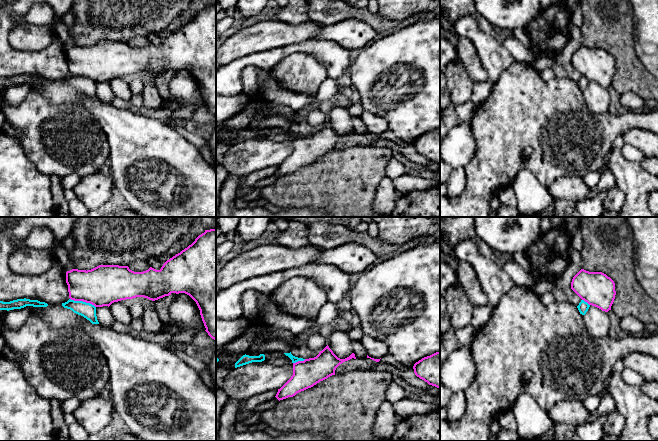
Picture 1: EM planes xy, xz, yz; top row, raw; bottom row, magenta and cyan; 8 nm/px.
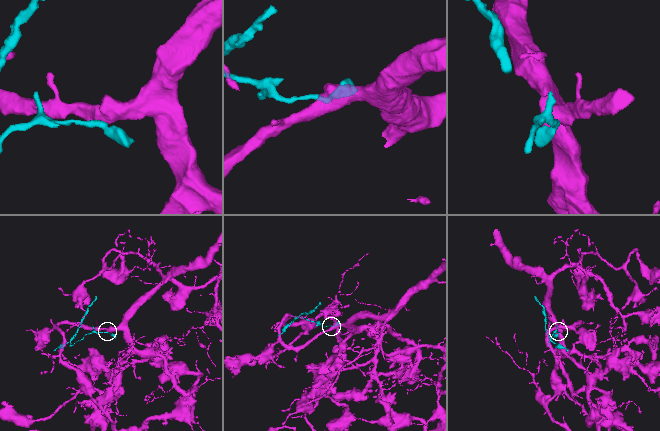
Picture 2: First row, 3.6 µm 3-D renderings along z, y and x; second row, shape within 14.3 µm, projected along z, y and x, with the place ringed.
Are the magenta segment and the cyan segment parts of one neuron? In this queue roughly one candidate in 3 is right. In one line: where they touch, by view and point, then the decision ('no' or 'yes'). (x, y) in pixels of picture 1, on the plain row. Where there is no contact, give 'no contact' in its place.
contact xy (83, 77); no

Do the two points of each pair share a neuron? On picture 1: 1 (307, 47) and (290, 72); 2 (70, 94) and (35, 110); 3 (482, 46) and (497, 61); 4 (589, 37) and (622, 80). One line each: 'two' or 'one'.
1: two
2: two
3: one
4: one

